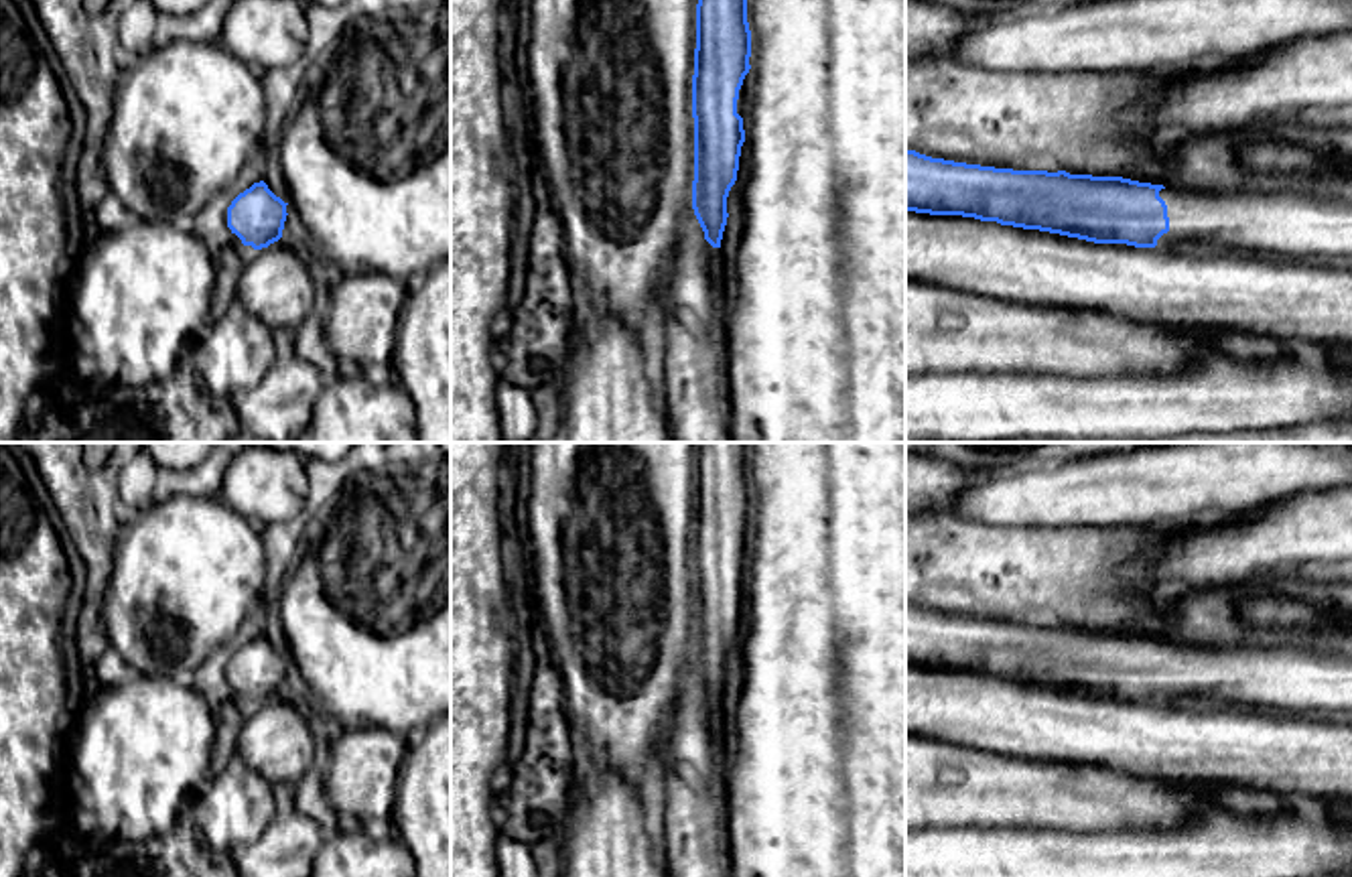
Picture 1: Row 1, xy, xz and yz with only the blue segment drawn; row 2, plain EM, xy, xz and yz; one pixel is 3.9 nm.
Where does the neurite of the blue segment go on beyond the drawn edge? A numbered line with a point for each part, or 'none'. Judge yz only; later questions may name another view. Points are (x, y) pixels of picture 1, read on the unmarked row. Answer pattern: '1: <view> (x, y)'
1: yz (1296, 681)

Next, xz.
1: xz (711, 711)

